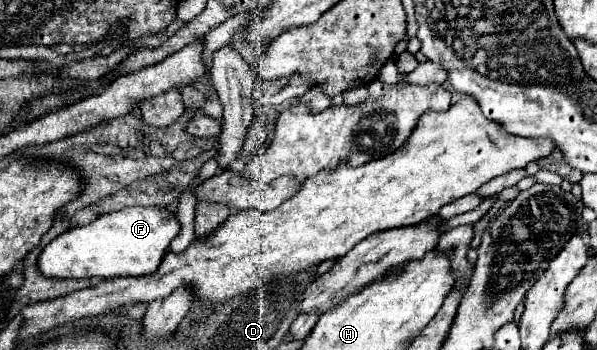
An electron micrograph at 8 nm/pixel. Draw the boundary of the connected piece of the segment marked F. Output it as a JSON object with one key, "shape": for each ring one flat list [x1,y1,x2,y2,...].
{"shape":[[129,207,99,215,95,221,73,227,47,243,37,259,39,273,49,279,115,279,155,273,171,239,179,233,175,213,157,207]]}

